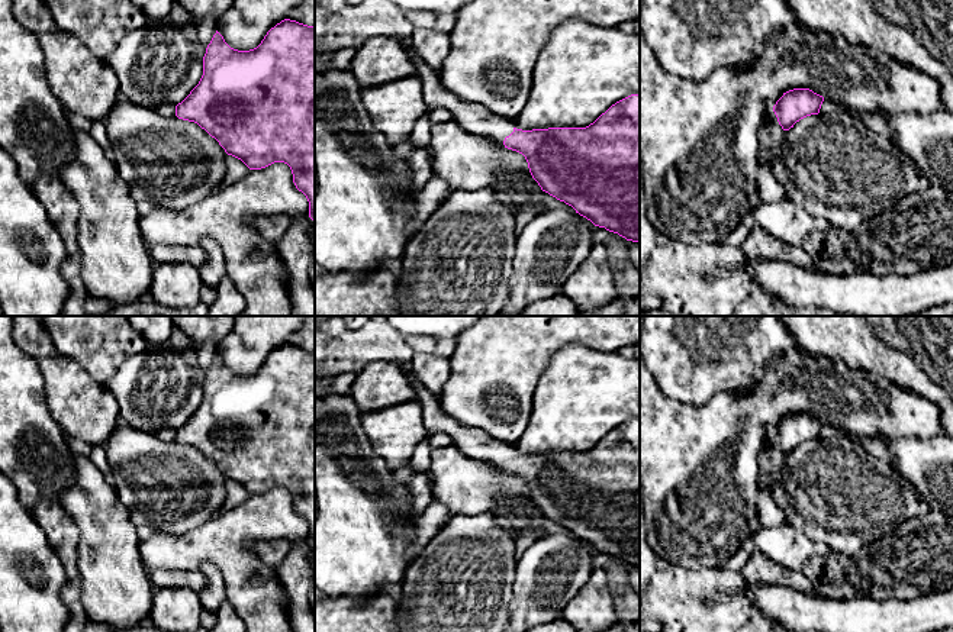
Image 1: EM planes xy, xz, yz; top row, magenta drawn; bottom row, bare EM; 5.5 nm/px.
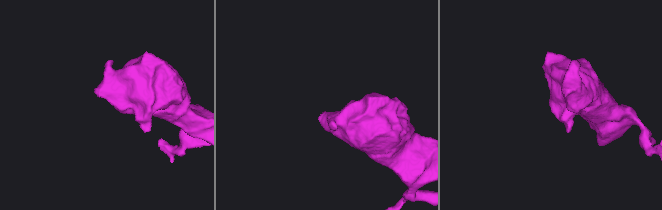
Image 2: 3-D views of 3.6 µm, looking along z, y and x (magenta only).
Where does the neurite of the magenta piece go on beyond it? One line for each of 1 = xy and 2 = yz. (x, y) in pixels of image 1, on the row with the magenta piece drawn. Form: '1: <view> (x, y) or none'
1: none
2: none

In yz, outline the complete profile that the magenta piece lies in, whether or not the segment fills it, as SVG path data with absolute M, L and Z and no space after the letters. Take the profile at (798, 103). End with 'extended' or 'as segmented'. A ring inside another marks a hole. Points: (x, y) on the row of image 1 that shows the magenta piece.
M793 88L776 101L773 112L783 130L793 128L801 119L818 115L824 97L809 88Z; as segmented

